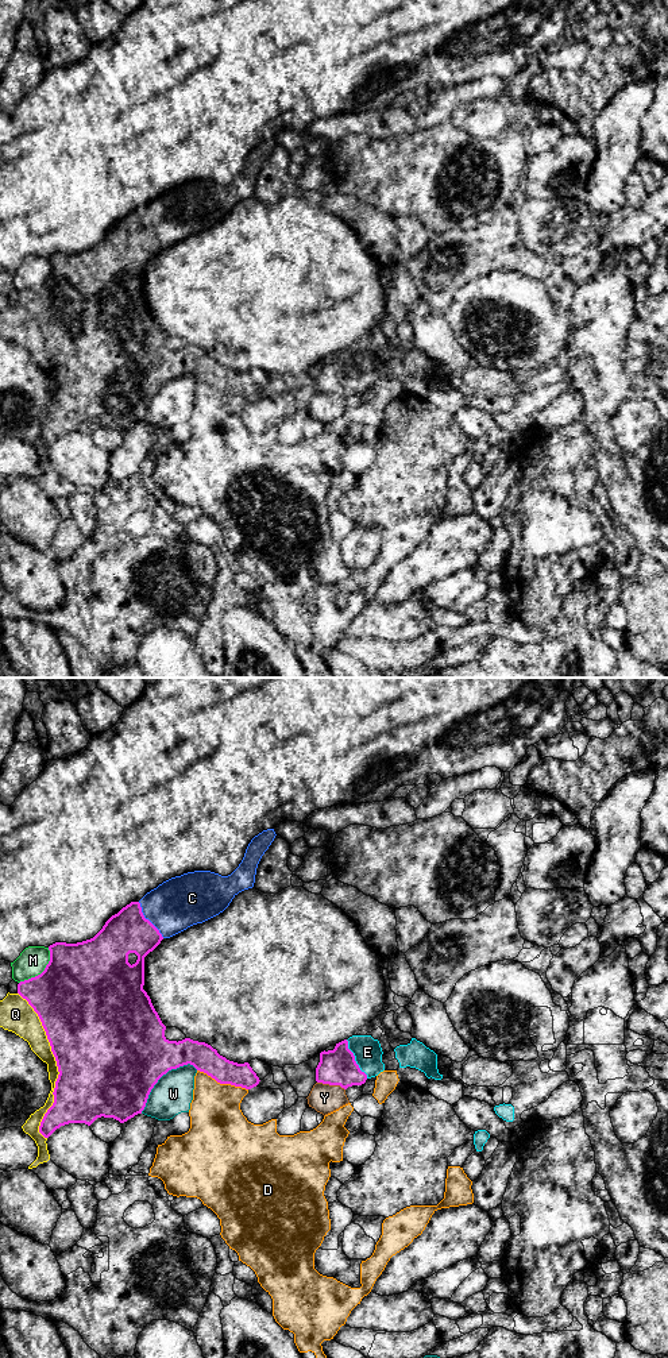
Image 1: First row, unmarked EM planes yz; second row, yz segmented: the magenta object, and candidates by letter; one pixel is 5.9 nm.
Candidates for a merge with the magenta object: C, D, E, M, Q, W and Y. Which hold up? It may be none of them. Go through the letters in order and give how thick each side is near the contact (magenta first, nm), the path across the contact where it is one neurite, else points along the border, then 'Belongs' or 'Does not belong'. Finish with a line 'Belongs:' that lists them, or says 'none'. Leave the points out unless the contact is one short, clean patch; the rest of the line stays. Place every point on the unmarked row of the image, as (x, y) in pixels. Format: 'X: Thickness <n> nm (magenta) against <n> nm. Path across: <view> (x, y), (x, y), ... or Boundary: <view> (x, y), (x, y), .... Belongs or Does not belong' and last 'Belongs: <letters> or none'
C: Thickness 260 nm (magenta) against 300 nm. Does not belong
D: Thickness 160 nm (magenta) against 320 nm. Does not belong
E: Thickness 220 nm (magenta) against 170 nm. Belongs
M: Thickness 500 nm (magenta) against 170 nm. Does not belong
Q: Thickness 500 nm (magenta) against 140 nm. Does not belong
W: Thickness 500 nm (magenta) against 240 nm. Does not belong
Y: Thickness 220 nm (magenta) against 170 nm. Does not belong
Belongs: E

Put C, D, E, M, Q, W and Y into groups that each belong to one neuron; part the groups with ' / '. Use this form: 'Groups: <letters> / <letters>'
Groups: C / D / E / M / Q / W / Y

